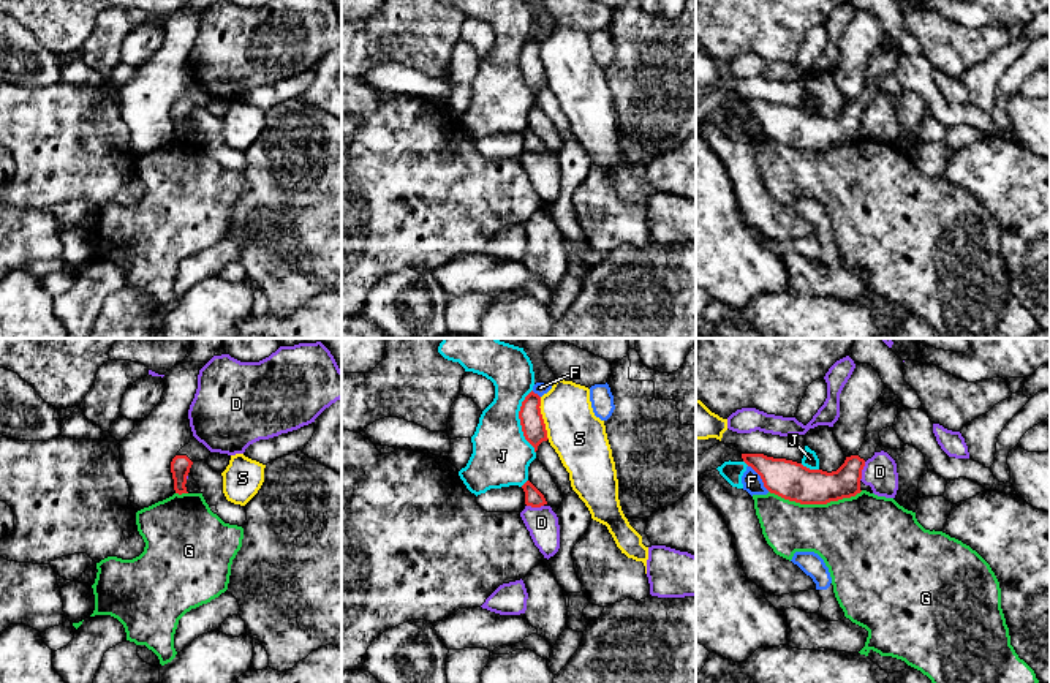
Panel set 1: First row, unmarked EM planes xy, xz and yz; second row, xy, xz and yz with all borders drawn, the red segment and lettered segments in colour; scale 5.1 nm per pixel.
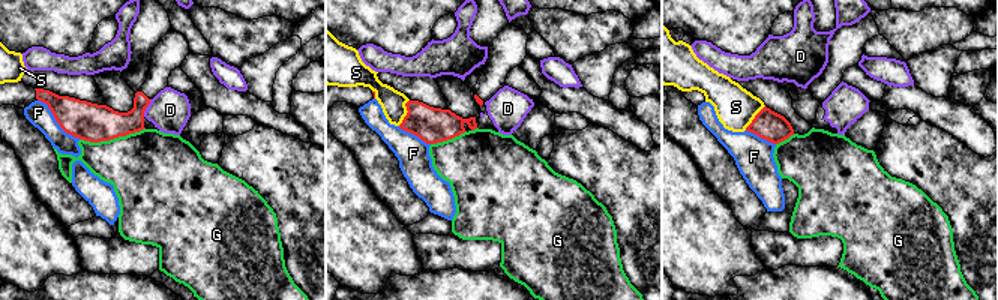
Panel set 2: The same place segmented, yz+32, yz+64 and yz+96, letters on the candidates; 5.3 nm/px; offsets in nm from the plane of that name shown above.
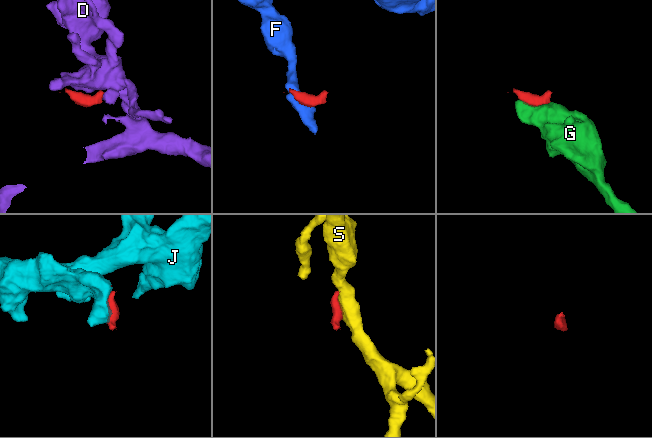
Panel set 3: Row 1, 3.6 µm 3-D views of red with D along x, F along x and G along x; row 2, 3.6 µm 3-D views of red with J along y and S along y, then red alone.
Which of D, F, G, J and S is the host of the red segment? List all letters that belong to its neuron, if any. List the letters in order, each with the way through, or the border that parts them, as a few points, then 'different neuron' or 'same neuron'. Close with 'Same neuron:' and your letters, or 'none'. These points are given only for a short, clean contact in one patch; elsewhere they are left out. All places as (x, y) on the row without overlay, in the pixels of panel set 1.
D: border yz (865, 108), (859, 125); different neuron
F: border yz (748, 111), (769, 136); different neuron
G: different neuron
J: different neuron
S: border xz (540, 43), (540, 59), (549, 84); different neuron
Same neuron: none

